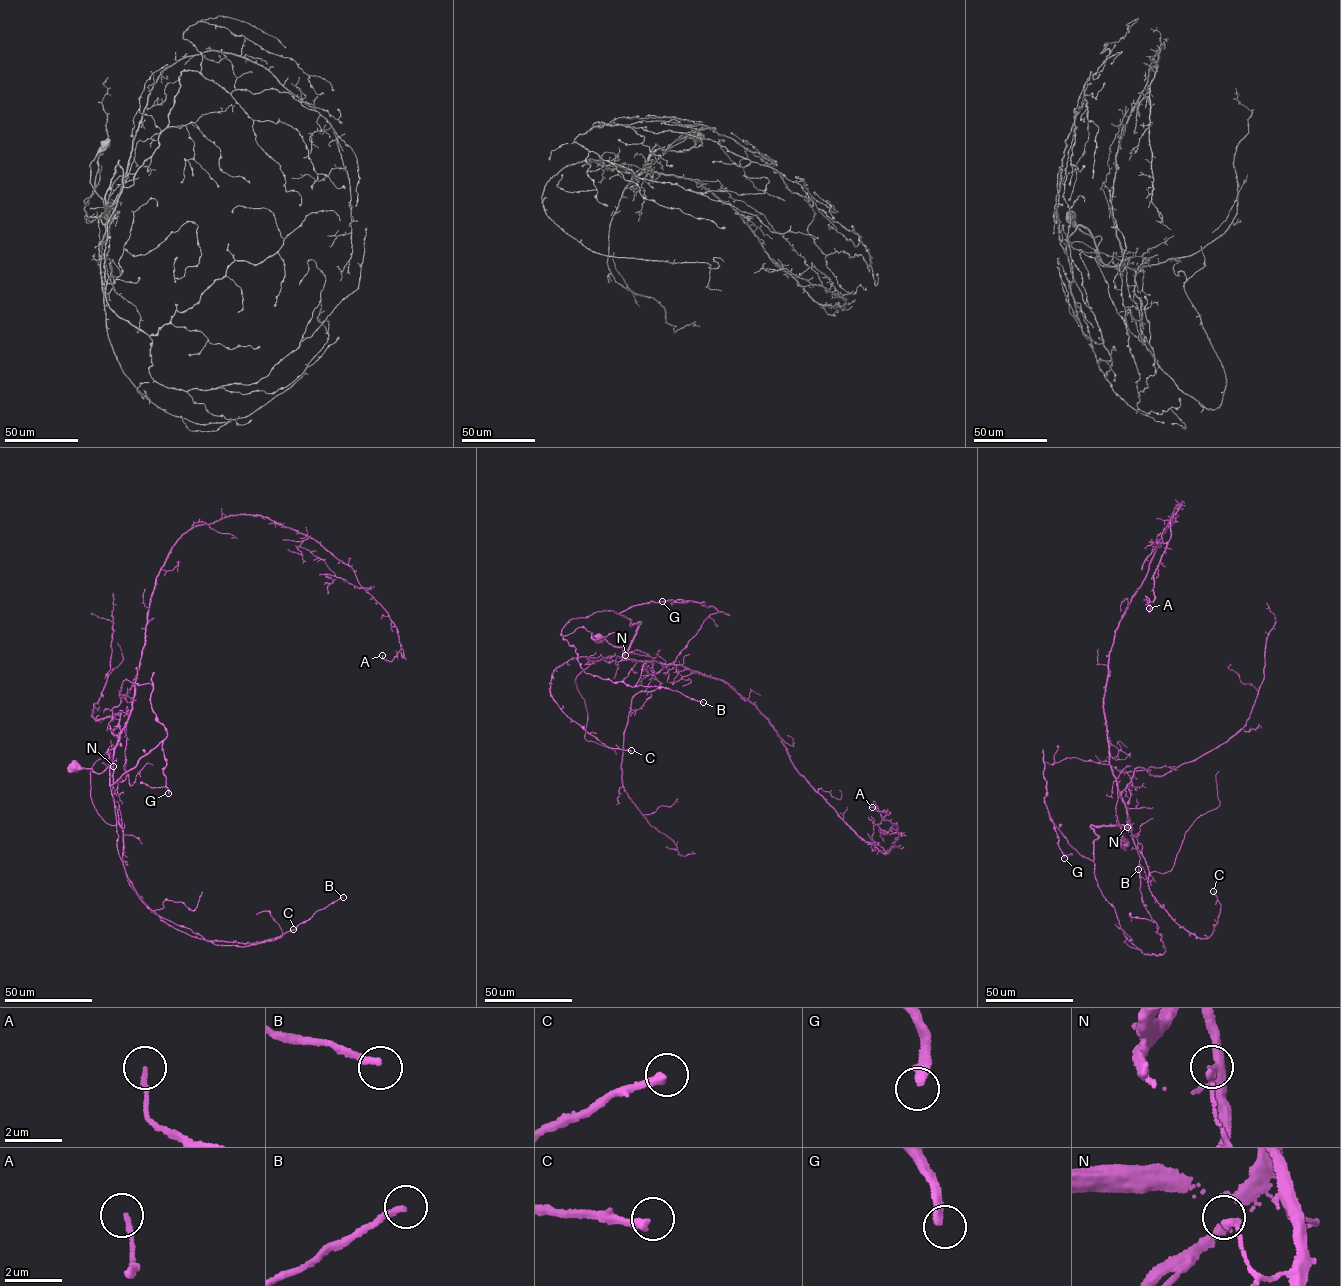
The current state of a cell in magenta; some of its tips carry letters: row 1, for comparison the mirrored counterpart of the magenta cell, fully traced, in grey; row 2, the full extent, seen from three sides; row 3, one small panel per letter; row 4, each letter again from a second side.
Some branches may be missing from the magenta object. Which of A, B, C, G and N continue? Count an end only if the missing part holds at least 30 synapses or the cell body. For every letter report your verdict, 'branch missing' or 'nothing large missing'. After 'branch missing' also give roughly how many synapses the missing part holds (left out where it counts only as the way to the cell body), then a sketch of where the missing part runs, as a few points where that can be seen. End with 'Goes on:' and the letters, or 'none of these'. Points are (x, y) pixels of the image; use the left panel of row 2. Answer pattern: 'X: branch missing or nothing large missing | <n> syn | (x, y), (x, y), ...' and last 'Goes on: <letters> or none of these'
A: nothing large missing
B: branch missing | 30 syn | (343, 897), (370, 879), (385, 853), (392, 836), (391, 805), (401, 787)
C: nothing large missing
G: branch missing | 250 syn | (168, 793), (165, 810), (194, 850), (236, 851), (265, 871), (330, 862), (381, 783), (405, 692), (391, 652)
N: nothing large missing
Goes on: B, G

